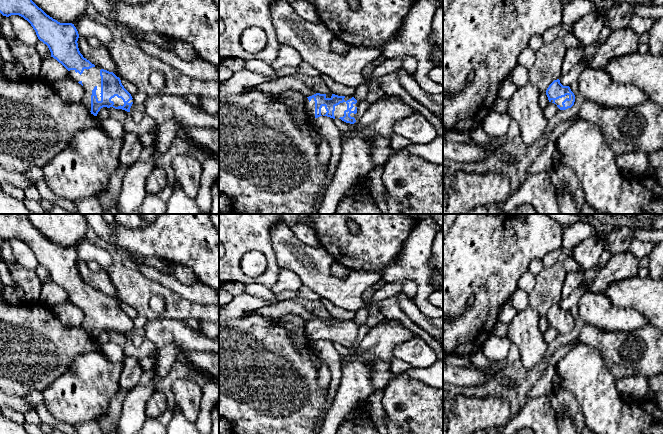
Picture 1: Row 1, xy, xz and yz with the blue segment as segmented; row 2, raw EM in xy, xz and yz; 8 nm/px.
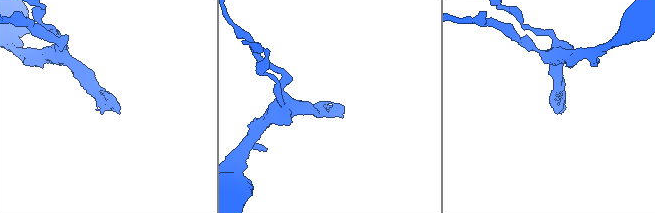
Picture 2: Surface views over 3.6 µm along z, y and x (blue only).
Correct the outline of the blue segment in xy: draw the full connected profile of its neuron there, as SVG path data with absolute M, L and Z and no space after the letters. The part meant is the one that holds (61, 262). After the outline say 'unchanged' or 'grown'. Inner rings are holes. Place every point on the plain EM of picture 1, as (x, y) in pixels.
M0 214L0 237L6 241L19 239L31 248L38 263L48 270L51 281L68 294L70 302L83 310L84 318L81 327L91 338L97 340L103 331L130 336L133 321L113 296L101 293L83 281L78 272L79 258L74 248L60 247L47 239L32 225L27 214Z; grown

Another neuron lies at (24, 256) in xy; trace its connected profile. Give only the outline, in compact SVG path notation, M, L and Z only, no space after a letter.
M19 239L9 240L9 244L17 263L25 269L35 269L38 261L31 248Z

